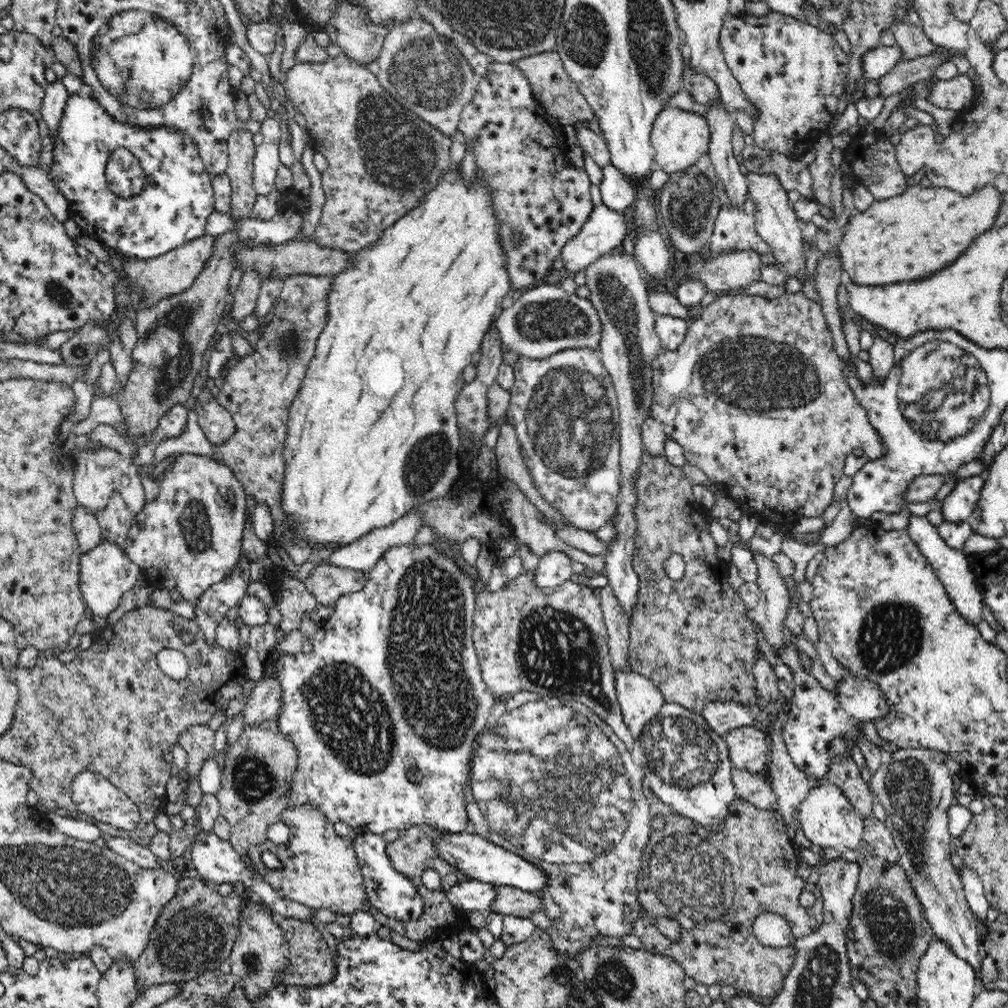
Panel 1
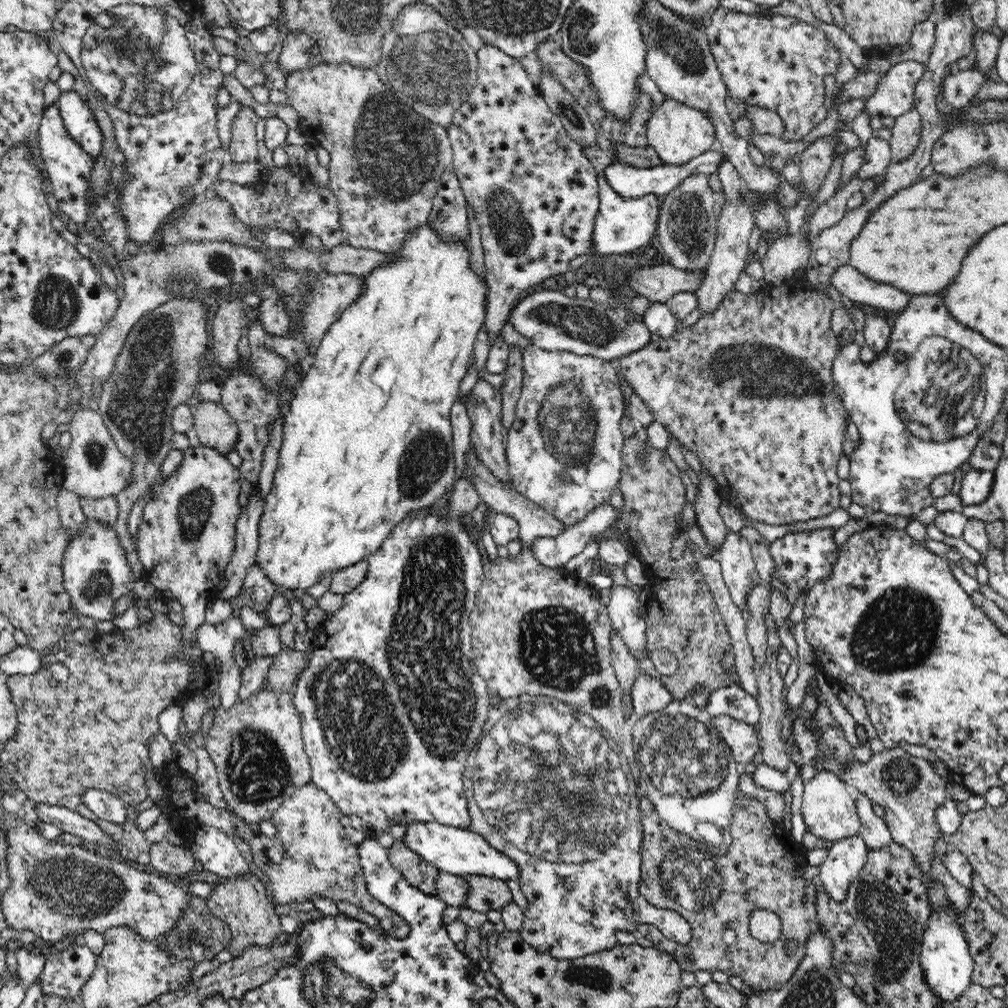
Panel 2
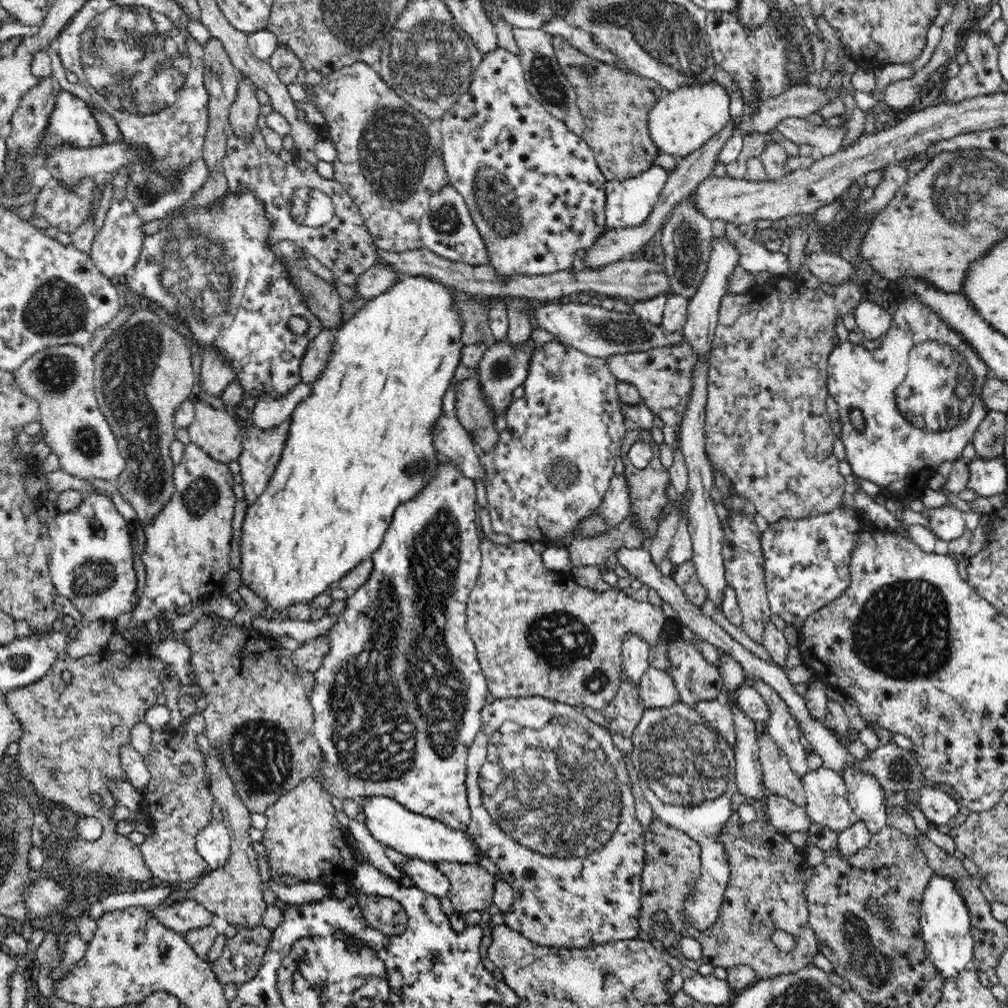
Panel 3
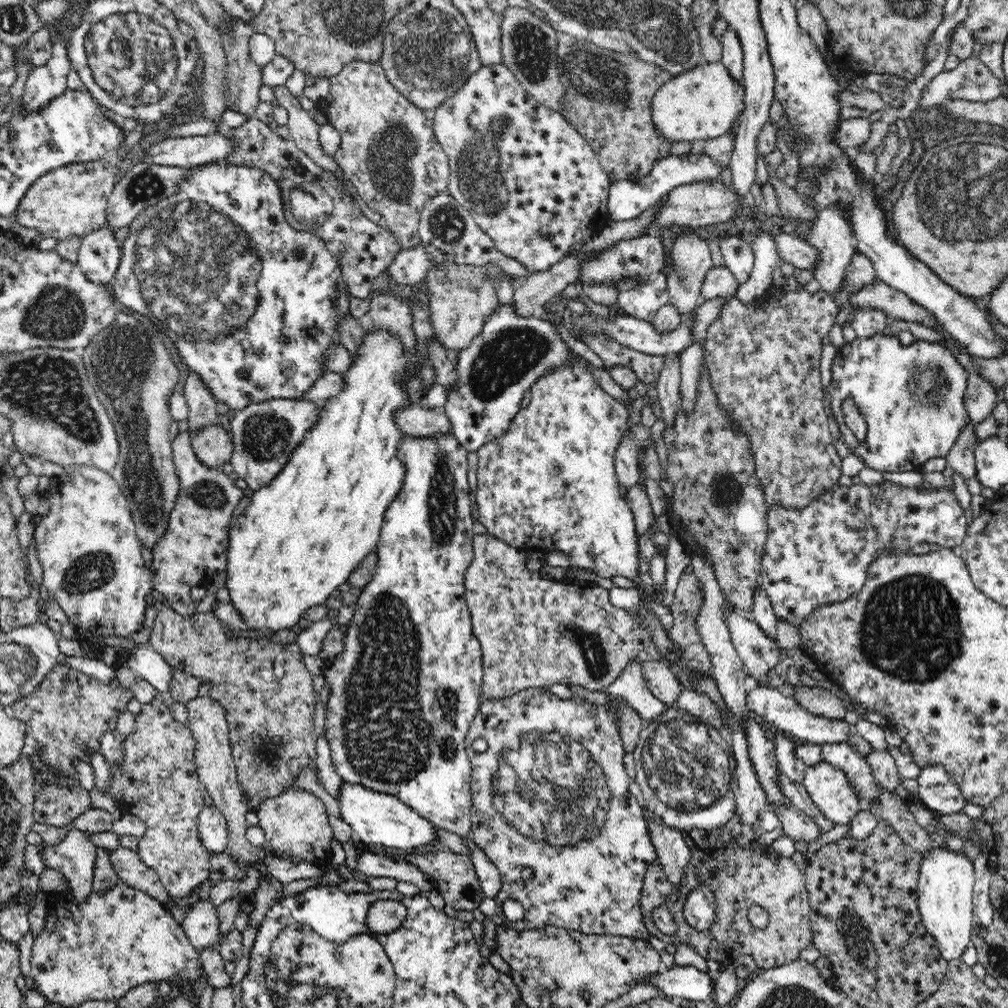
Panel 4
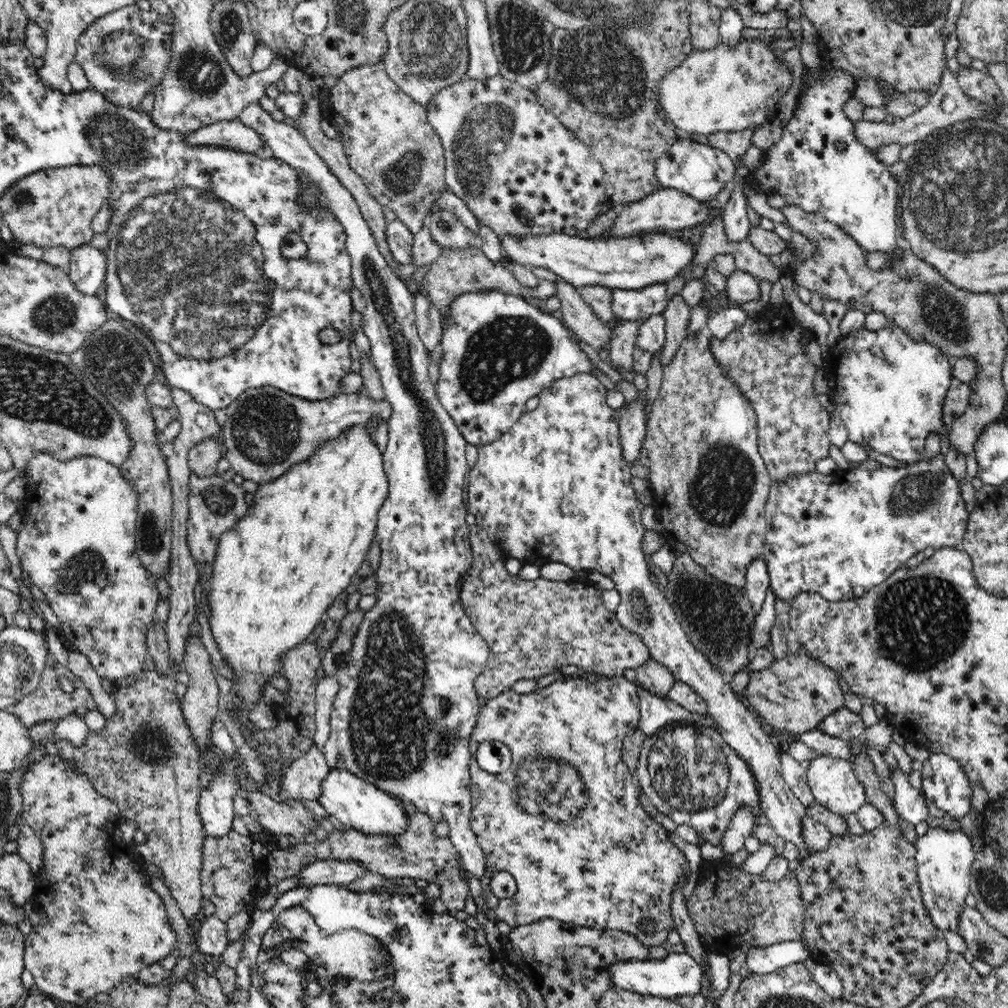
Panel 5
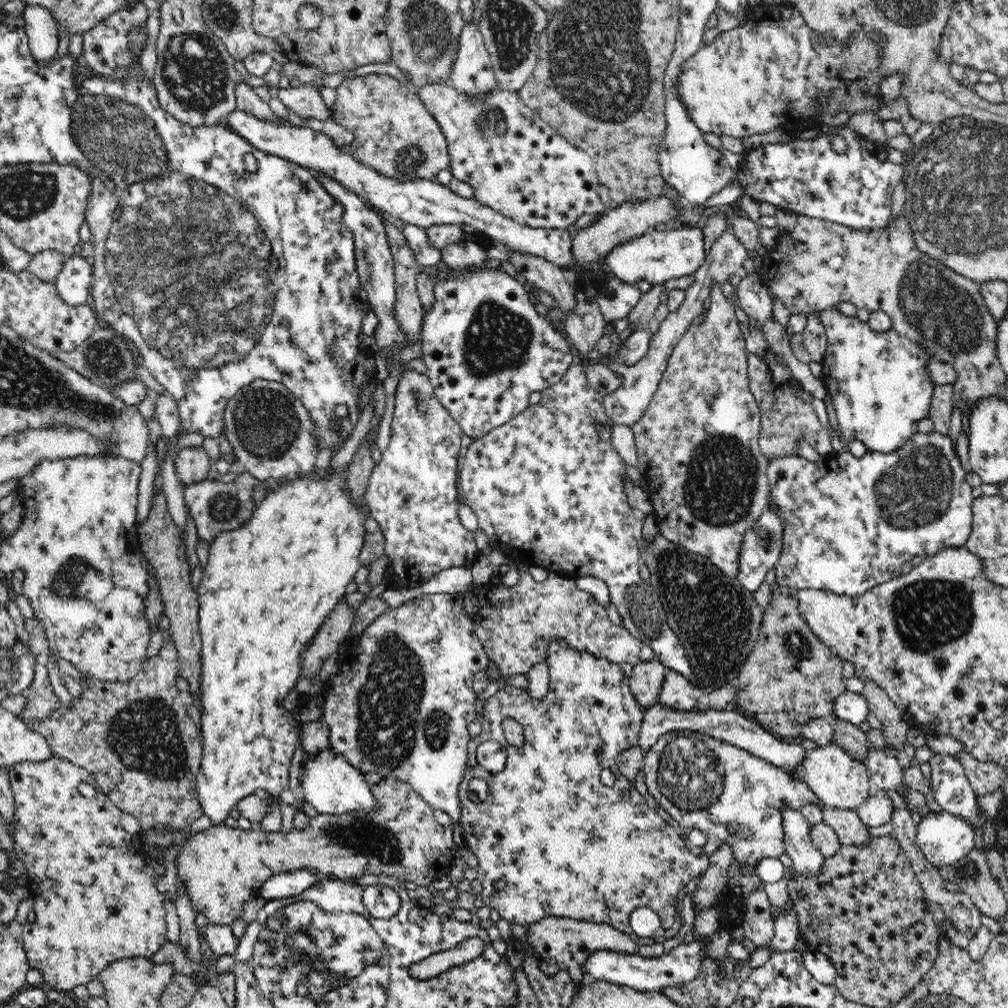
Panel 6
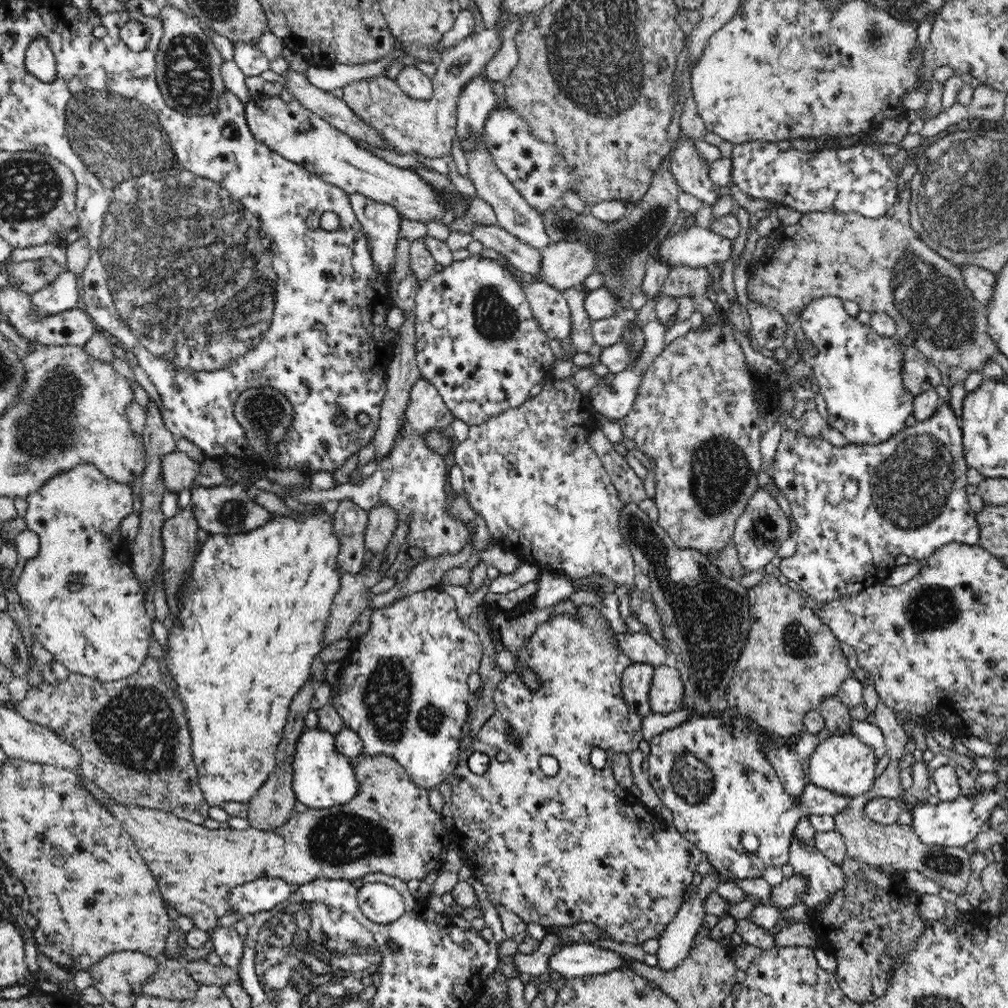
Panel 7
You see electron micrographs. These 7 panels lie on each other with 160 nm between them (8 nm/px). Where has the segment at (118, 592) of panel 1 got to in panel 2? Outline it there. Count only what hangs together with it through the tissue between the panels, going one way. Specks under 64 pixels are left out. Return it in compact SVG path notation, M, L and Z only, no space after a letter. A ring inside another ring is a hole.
M88 520L80 538L70 538L64 556L64 583L75 612L108 625L117 600L137 582L121 546L115 527Z

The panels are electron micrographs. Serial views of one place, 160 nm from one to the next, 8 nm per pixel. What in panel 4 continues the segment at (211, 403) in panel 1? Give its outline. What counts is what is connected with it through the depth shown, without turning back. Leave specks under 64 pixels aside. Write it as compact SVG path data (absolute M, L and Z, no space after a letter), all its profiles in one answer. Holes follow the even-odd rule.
M221 423L208 424L191 432L191 445L202 464L210 468L222 468L231 460L233 441L230 432Z

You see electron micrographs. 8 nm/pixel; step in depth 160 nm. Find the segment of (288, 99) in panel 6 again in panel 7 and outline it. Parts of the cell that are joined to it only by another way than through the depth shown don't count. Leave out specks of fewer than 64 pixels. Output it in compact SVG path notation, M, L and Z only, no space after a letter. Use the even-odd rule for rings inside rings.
M396 48L390 56L370 62L370 64L354 64L346 66L344 64L332 64L328 66L313 67L306 71L305 76L316 88L325 92L333 92L337 88L343 88L352 82L364 81L367 78L384 76L384 69L397 58L403 56L402 49Z

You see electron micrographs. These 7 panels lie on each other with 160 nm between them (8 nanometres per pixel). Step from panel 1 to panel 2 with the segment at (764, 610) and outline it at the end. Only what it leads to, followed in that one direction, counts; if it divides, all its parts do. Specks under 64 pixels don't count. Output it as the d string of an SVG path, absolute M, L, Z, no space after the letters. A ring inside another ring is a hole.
M767 609L767 614L764 616L764 627L766 627L766 642L768 643L769 656L766 657L762 670L758 670L758 698L759 707L761 708L761 717L758 724L755 726L757 735L761 742L761 755L763 763L775 768L778 775L788 768L788 755L784 747L782 739L782 718L784 718L785 698L782 697L784 692L783 677L781 676L779 667L776 663L776 658L779 655L779 650L783 647L782 641L778 636L780 626L776 624L776 619Z

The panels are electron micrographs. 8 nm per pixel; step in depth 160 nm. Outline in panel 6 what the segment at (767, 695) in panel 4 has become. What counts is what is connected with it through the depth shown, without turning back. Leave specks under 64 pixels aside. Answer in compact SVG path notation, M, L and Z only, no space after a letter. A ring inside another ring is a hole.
M846 690L836 698L830 720L835 723L846 721L859 726L867 721L868 713L869 704L865 695L854 694Z

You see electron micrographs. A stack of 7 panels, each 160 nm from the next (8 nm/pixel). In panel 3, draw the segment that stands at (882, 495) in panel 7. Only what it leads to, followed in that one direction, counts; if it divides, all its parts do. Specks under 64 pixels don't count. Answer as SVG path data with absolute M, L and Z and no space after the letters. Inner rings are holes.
M954 505L934 509L926 508L924 515L929 518L938 539L949 543L954 538L964 535L966 527L963 512ZM837 509L815 517L806 517L798 520L785 518L769 524L763 524L764 533L761 536L767 598L772 614L777 614L786 620L787 624L801 626L802 622L810 617L812 612L832 603L842 590L850 585L850 560L859 535L867 527L860 521L857 510Z

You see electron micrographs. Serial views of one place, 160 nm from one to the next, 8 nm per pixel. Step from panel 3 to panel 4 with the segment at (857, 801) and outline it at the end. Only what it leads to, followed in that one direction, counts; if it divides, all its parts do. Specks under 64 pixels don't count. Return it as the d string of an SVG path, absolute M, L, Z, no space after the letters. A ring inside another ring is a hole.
M848 742L823 744L821 747L821 756L825 761L846 773L852 789L856 791L860 808L874 815L874 807L879 803L882 790L874 780L872 767L865 757L856 753Z

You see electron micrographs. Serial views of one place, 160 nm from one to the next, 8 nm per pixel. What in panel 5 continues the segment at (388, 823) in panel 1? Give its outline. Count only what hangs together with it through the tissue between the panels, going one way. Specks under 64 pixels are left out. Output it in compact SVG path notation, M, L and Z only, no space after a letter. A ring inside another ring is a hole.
M251 103L248 105L239 116L234 119L242 122L247 128L252 128L262 141L265 142L268 154L283 160L288 163L292 168L301 168L313 180L320 189L322 189L322 196L320 199L324 203L328 203L327 208L333 215L341 222L344 227L344 232L347 236L347 251L351 256L351 273L355 287L363 294L365 298L364 310L361 312L361 329L364 331L368 341L370 342L371 360L378 369L385 399L391 406L391 417L387 422L389 439L385 451L383 452L384 466L386 474L389 476L389 493L388 498L384 501L382 508L378 513L377 527L375 538L379 540L381 549L381 560L379 568L376 570L374 576L377 582L377 590L375 598L376 605L364 614L364 619L360 621L358 632L354 634L352 646L348 654L342 654L338 658L338 672L336 678L339 683L339 691L334 699L333 710L330 716L331 735L324 745L323 752L327 760L327 765L331 769L347 770L348 772L360 777L363 781L377 786L385 793L398 797L397 799L402 802L414 804L419 812L426 814L435 824L446 822L449 826L449 839L453 842L456 850L460 853L463 860L463 868L471 872L476 879L481 882L481 878L486 875L486 857L480 843L477 841L476 833L472 830L470 824L472 803L471 803L471 774L469 771L470 762L470 735L473 733L474 726L481 706L478 703L479 694L475 689L475 681L478 676L486 669L489 659L489 646L486 641L476 632L473 624L467 618L466 612L462 607L462 602L459 596L459 586L461 578L472 567L473 553L469 542L469 533L471 526L466 523L467 503L465 486L467 485L467 475L469 474L468 465L466 465L465 448L467 442L465 438L458 431L458 427L454 424L452 417L446 412L446 409L441 405L440 399L437 397L435 384L430 381L428 377L428 352L425 349L417 333L417 324L415 323L415 297L402 280L392 271L392 267L387 263L385 256L379 251L378 245L374 240L374 235L368 227L368 223L364 221L364 217L360 216L360 209L354 201L352 194L346 191L342 183L338 181L336 175L328 169L326 163L322 158L316 154L316 151L308 140L294 127L276 122L272 118L271 113L267 113L259 104Z

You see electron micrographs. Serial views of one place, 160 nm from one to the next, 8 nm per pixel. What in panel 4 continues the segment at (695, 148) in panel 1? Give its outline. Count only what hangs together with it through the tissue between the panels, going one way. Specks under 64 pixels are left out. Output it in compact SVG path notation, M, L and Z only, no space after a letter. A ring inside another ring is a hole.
M721 62L704 63L702 66L686 74L671 77L669 82L662 84L660 90L656 92L651 105L651 118L653 119L655 128L659 134L666 140L673 142L689 142L694 140L710 140L718 138L729 132L729 129L739 120L744 106L744 90L743 84L739 84L733 80L728 70Z

